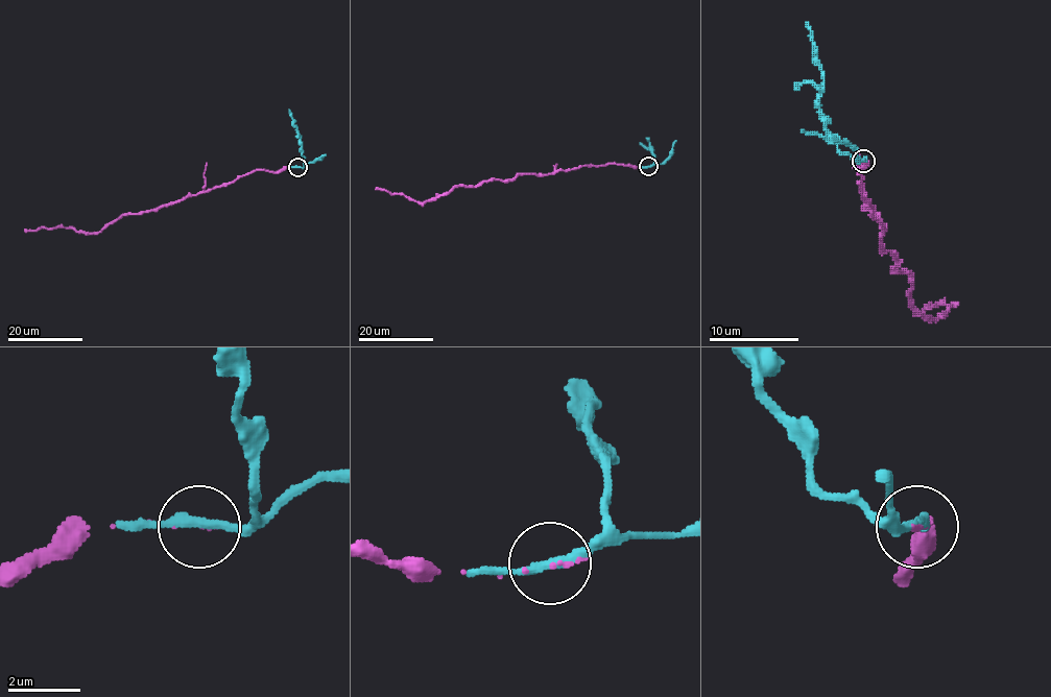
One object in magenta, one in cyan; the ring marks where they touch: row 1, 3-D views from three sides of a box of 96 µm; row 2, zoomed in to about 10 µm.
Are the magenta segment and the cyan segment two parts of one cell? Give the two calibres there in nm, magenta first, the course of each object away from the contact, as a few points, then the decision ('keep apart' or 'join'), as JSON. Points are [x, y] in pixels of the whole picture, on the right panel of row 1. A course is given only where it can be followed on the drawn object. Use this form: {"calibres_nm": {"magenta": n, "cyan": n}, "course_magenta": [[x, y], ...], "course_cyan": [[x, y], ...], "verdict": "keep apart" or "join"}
{"calibres_nm": {"magenta": 100, "cyan": 240}, "course_magenta": [[864, 161], [862, 195], [882, 223], [882, 248], [911, 275], [909, 301], [927, 318], [952, 307], [917, 309]], "course_cyan": [[864, 161], [853, 159], [837, 147], [837, 139], [826, 127], [819, 107], [823, 73], [812, 31], [806, 22]], "verdict": "join"}

